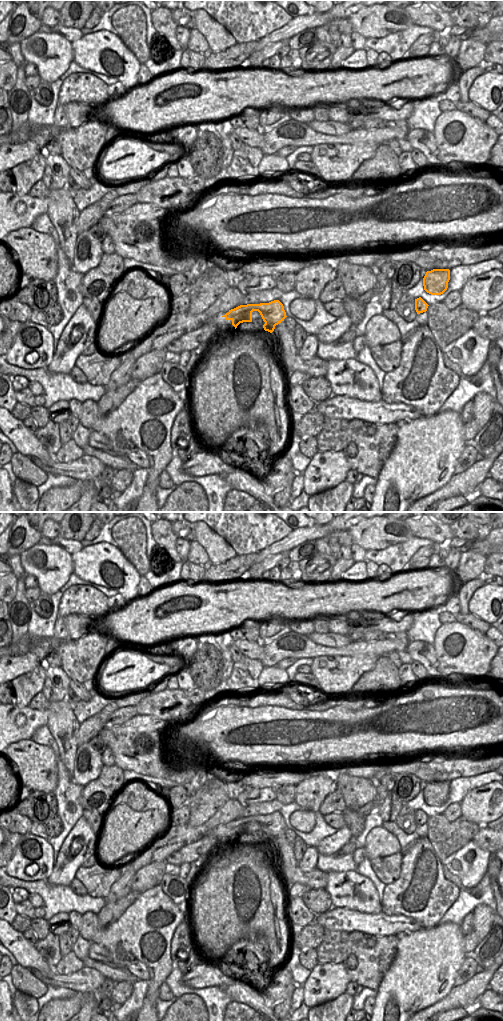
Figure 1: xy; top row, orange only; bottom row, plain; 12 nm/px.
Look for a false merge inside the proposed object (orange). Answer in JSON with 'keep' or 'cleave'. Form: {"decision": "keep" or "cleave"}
{"decision": "cleave"}

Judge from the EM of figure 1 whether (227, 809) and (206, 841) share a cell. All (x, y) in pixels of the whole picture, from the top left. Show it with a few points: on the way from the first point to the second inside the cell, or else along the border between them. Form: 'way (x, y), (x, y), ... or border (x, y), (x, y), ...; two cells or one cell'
border (204, 835), (183, 847); two cells

